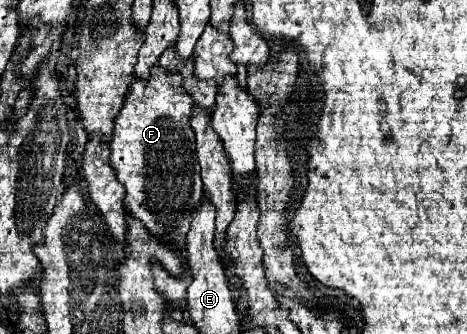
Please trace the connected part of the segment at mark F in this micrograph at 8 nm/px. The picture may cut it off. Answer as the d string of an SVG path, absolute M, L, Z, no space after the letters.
M156 66L152 68L148 82L132 82L124 106L116 118L110 148L110 166L116 170L118 180L126 188L126 212L140 220L156 240L176 250L182 258L180 276L172 276L162 264L152 262L156 292L172 304L172 312L186 312L186 302L180 298L186 296L186 288L190 284L188 280L192 280L186 264L186 232L204 196L200 164L194 148L194 132L190 126L192 110L192 96L188 96L188 92L180 86L180 76Z

